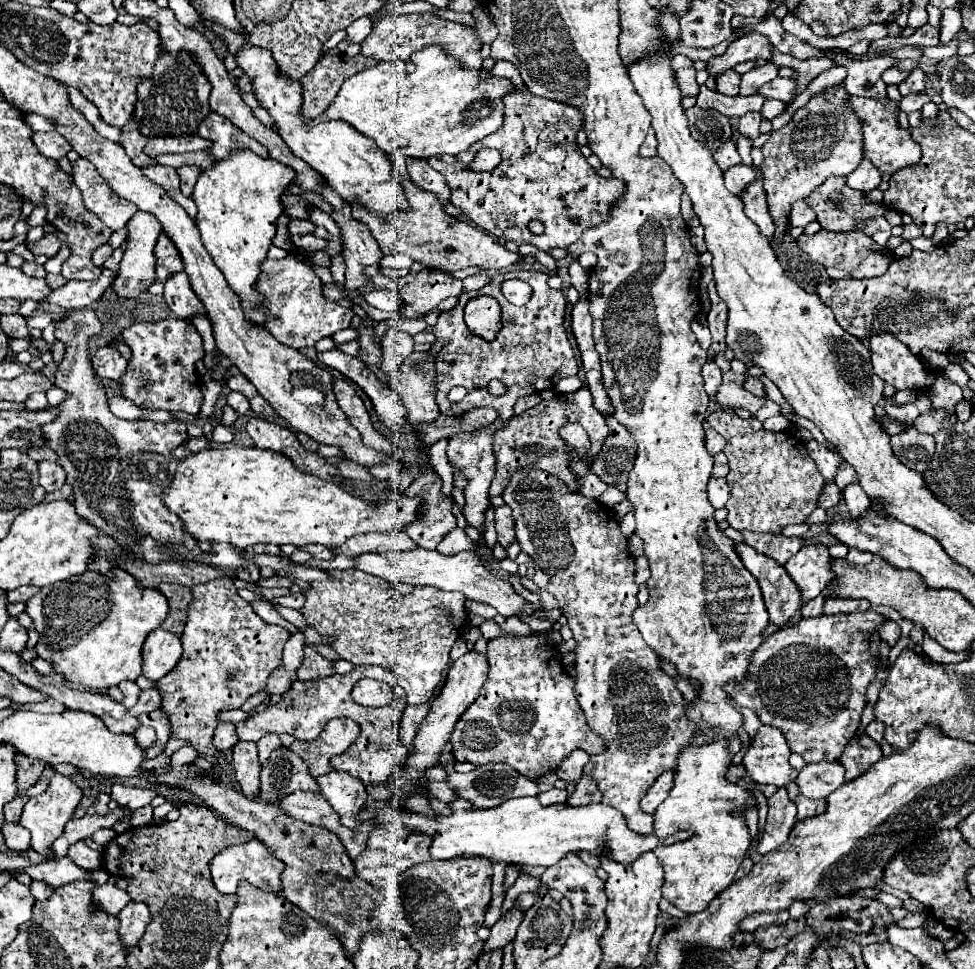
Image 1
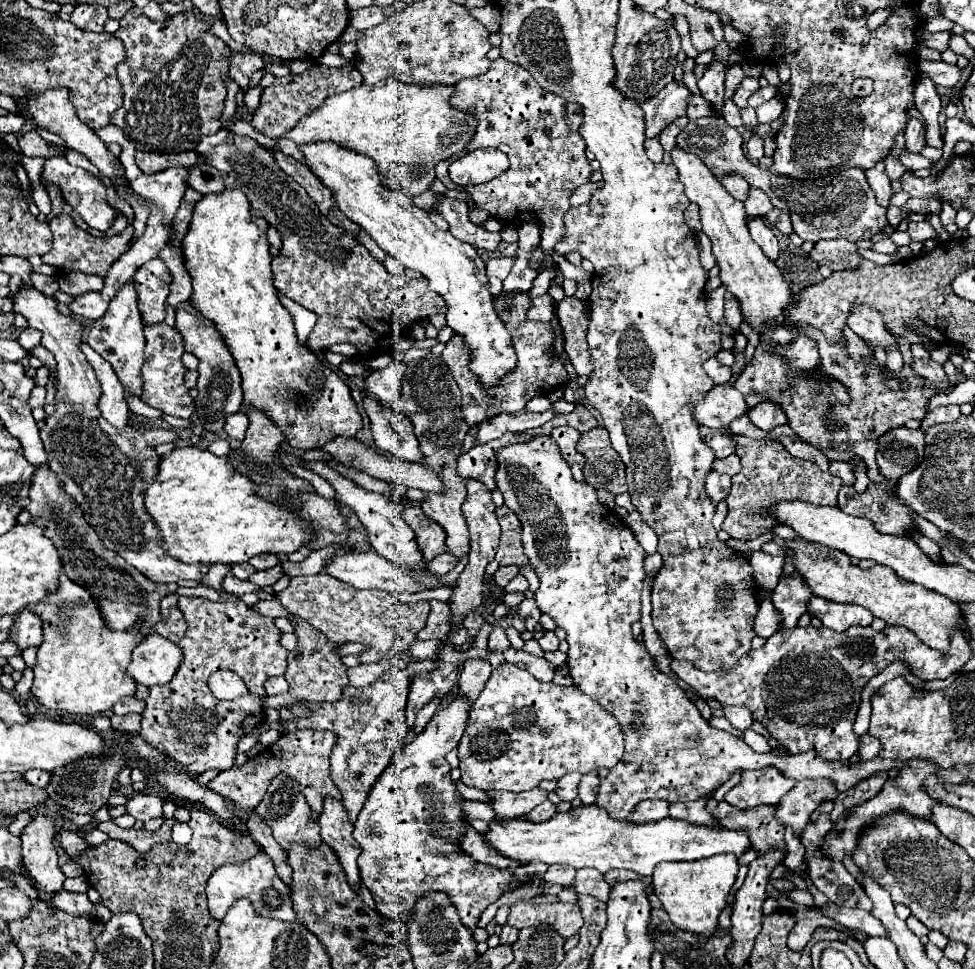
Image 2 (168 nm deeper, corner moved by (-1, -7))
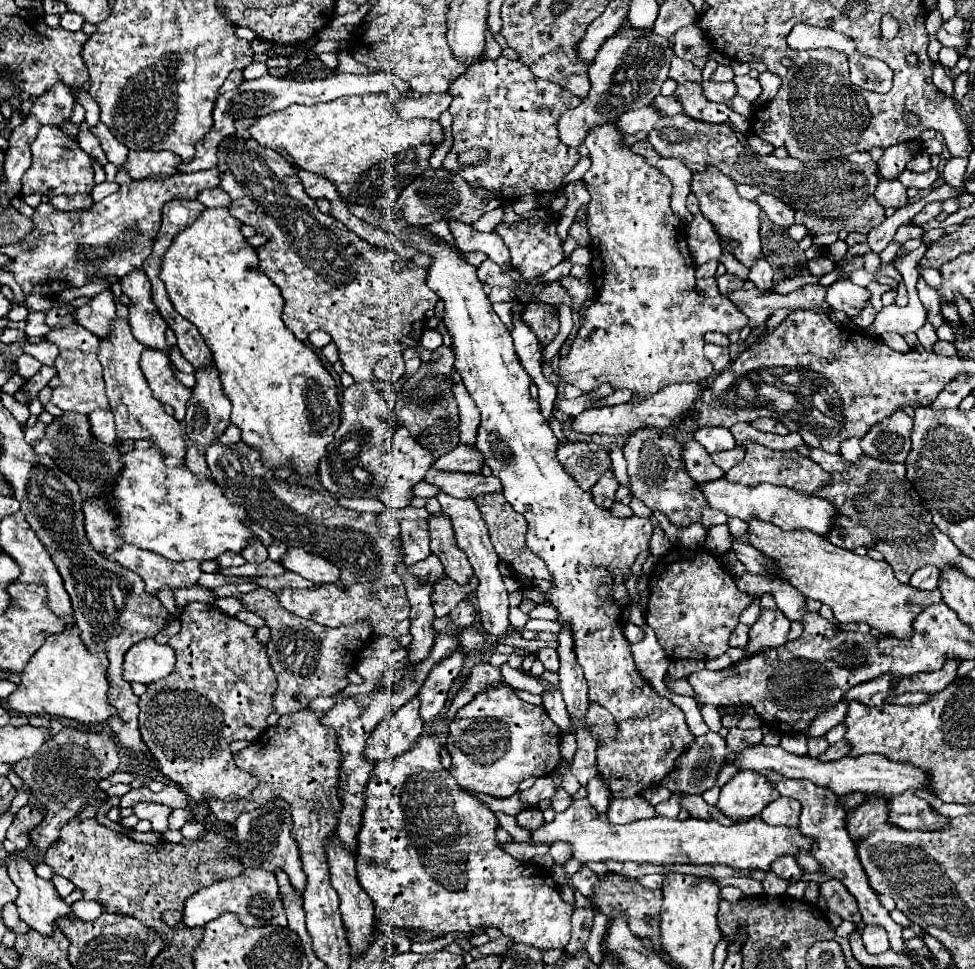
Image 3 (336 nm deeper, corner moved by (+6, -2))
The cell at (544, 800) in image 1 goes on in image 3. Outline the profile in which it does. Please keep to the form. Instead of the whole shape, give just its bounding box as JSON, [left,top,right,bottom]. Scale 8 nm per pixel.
[517,807,545,831]

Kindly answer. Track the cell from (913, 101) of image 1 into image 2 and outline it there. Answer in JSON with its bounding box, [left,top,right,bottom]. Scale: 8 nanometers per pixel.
[906,118,926,152]

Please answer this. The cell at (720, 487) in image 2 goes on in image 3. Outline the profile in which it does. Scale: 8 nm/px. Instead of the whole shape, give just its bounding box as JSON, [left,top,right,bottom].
[681,439,723,483]

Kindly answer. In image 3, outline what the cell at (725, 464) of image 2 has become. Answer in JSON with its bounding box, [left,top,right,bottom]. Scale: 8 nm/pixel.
[711,447,745,473]

